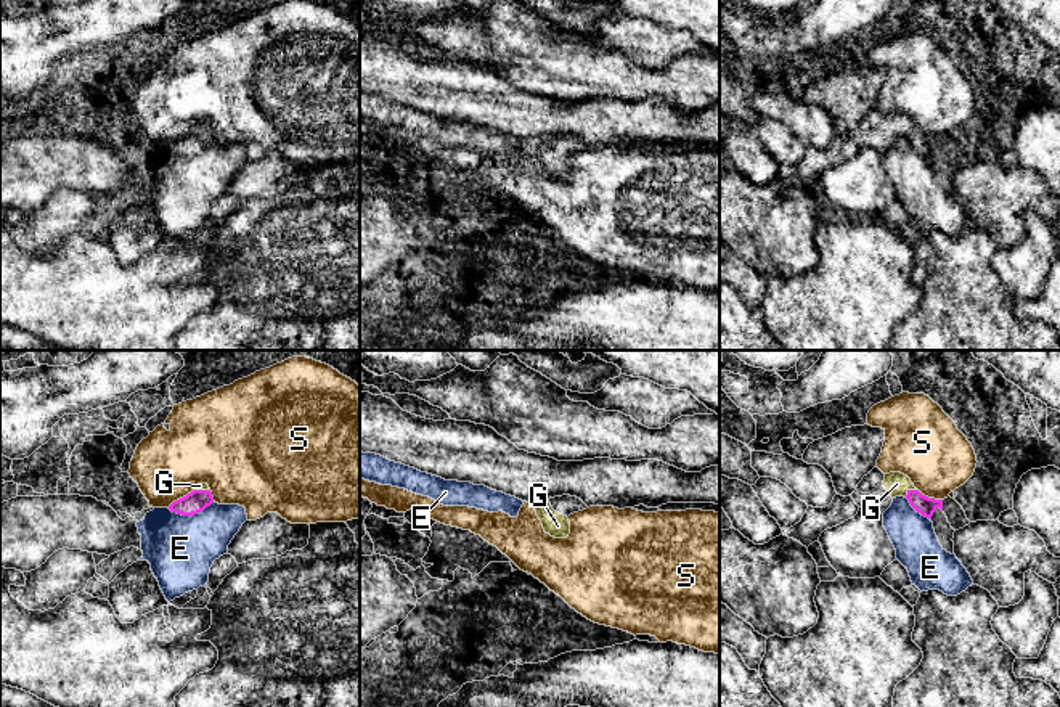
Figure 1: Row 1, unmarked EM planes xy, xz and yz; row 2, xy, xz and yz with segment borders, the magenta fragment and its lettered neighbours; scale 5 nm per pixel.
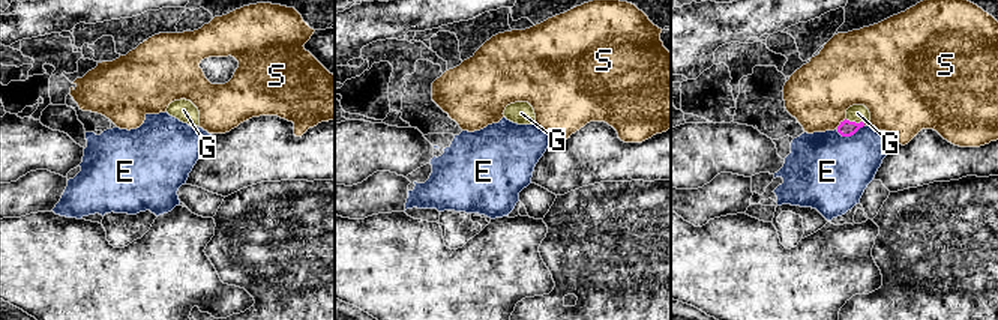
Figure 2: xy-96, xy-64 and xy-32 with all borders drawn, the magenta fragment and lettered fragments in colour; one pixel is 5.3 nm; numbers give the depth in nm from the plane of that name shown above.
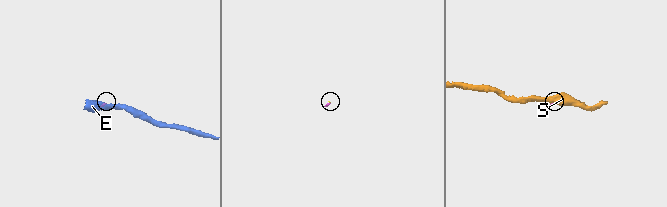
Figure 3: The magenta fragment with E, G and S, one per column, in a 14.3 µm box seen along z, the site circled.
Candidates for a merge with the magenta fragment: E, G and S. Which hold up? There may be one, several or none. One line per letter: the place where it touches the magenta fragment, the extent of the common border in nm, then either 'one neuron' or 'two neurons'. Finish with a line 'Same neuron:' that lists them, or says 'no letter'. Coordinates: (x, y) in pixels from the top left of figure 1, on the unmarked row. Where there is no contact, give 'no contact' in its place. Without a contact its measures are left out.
E: contact xy (190, 155); length 240 nm; two neurons
G: contact yz (909, 130); length 80 nm; one neuron
S: contact xy (180, 138); length 170 nm; two neurons
Same neuron: G

